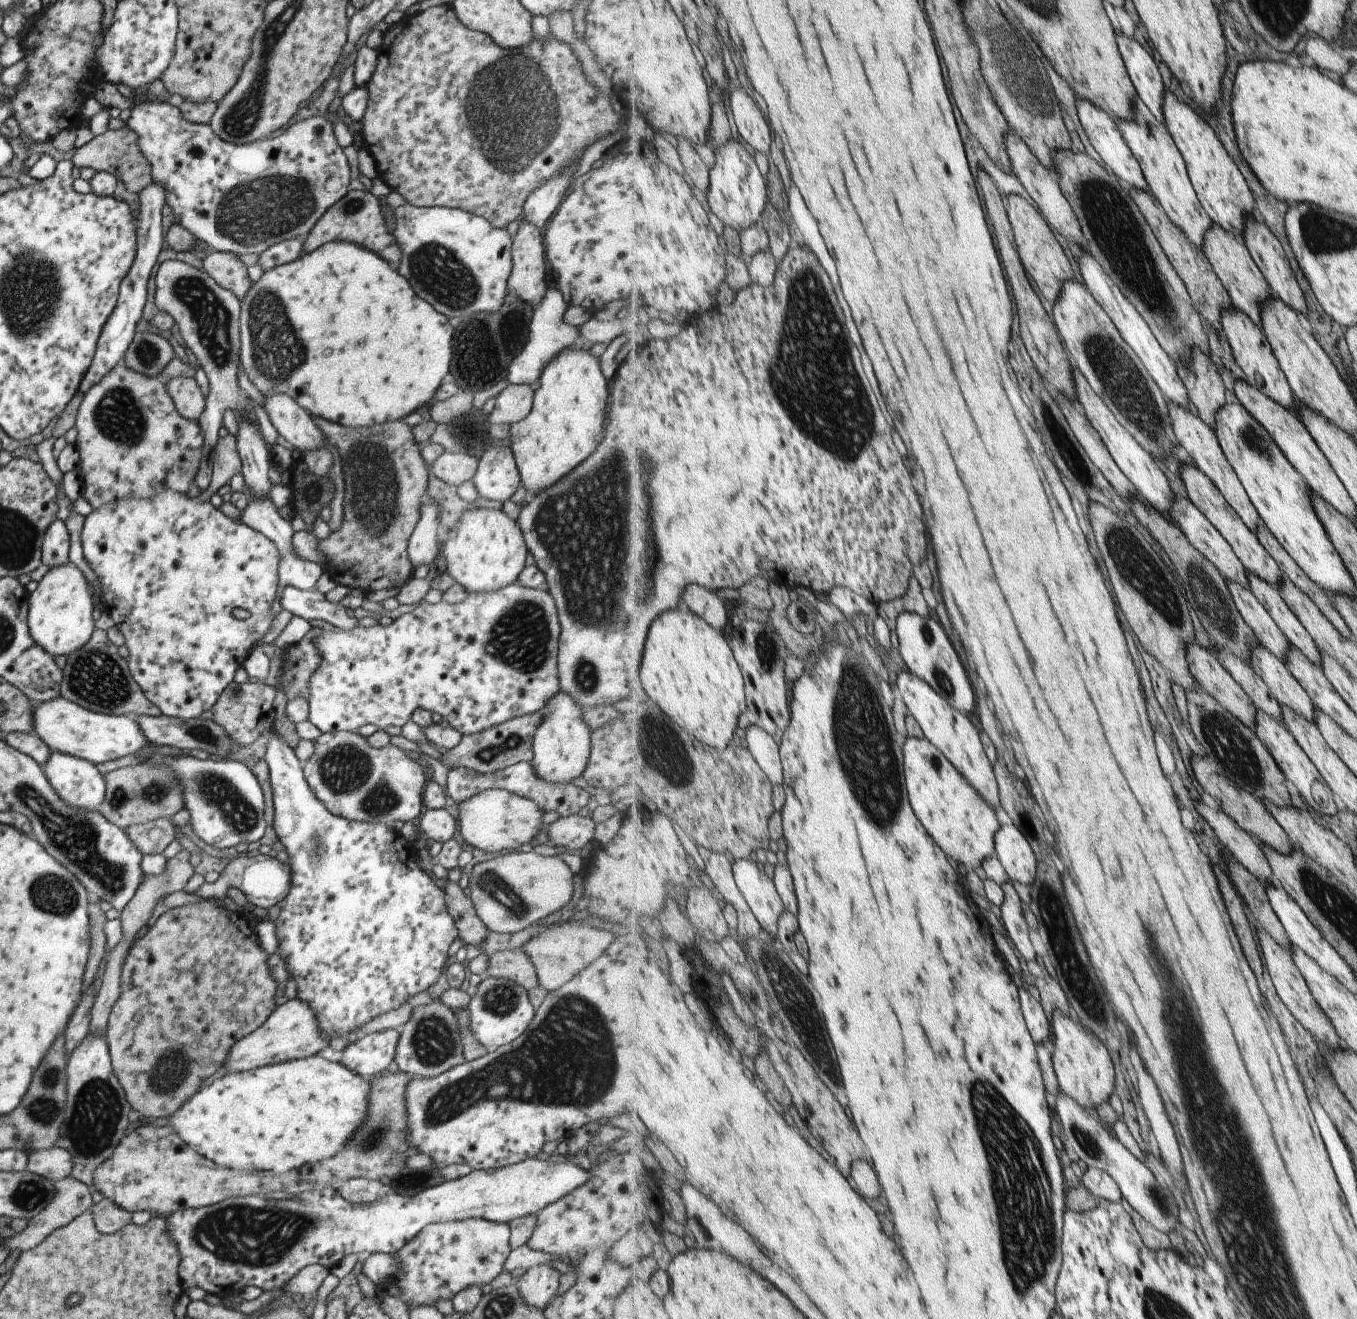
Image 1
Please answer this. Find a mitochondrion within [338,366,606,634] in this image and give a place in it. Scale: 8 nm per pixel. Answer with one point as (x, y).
(373, 481)

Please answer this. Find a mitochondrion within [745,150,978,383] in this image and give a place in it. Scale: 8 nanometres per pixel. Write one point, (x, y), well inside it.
(948, 337)

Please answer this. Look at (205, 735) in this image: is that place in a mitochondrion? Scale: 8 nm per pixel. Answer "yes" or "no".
yes

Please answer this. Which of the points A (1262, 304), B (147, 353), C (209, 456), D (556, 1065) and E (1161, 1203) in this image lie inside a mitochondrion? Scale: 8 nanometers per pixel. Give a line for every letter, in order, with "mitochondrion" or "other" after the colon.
A: other
B: mitochondrion
C: other
D: mitochondrion
E: mitochondrion

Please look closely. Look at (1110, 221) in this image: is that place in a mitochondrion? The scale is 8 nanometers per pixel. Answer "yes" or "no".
yes

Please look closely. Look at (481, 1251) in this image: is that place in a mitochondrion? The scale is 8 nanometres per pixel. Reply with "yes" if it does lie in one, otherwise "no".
yes

